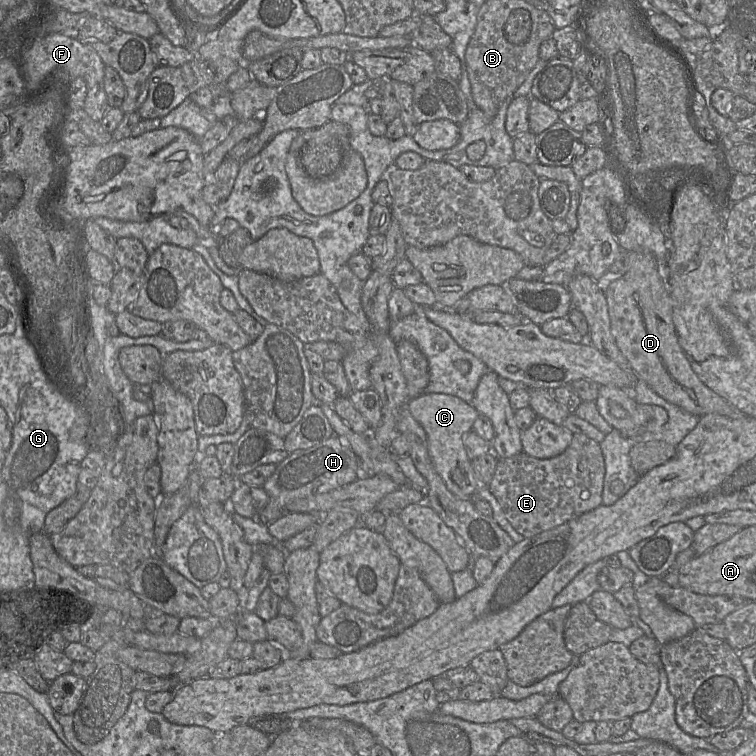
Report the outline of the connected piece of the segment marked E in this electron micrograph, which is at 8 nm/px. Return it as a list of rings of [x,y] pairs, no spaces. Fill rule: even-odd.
[[[573,434],[566,450],[558,456],[539,459],[521,452],[509,458],[498,458],[495,473],[489,485],[507,520],[524,537],[551,530],[563,523],[602,505],[605,460],[598,442],[584,434]]]

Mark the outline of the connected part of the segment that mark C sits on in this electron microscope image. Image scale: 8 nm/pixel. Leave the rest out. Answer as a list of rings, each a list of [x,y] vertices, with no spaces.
[[[423,393],[409,399],[407,407],[413,418],[422,426],[427,436],[427,450],[433,466],[446,487],[459,498],[471,498],[480,483],[474,473],[471,459],[463,443],[463,436],[472,430],[479,413],[461,398],[443,393]]]

